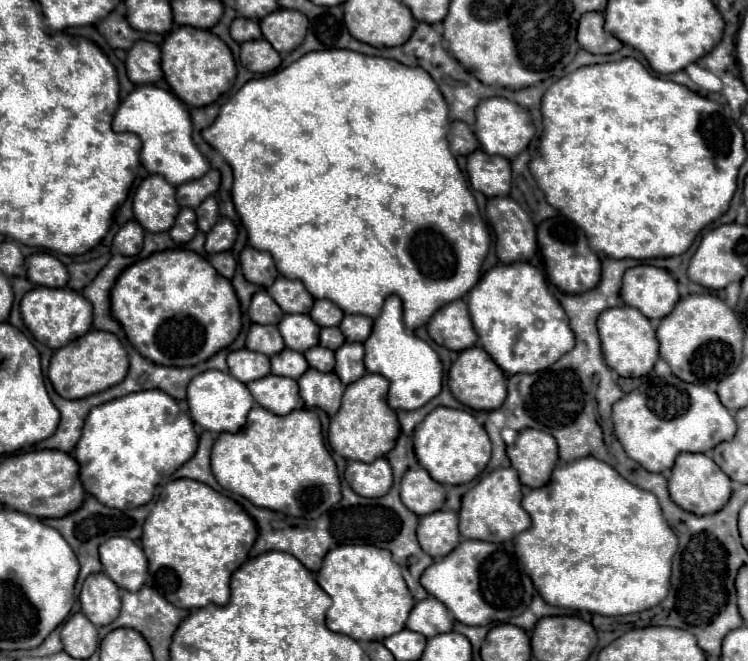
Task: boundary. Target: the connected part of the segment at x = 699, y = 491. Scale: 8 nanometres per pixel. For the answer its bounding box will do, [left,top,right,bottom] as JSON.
[668,453,732,515]

